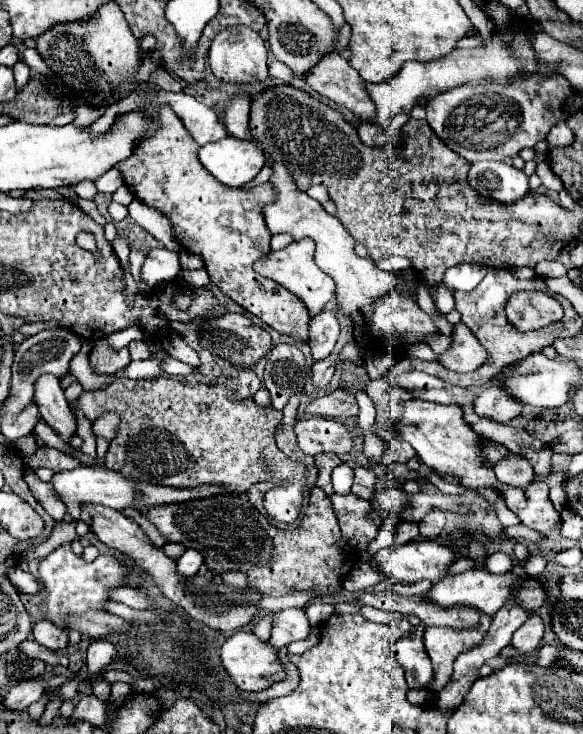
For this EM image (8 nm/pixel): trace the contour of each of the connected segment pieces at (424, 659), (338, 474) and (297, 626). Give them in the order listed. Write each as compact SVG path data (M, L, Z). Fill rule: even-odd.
M418 625L412 637L402 637L392 645L392 651L406 671L406 683L410 689L430 689L434 681L434 669L424 651L422 635L424 625Z
M342 463L332 471L332 485L334 485L334 493L338 495L348 495L350 487L352 487L352 479L354 479L354 471Z
M280 609L270 613L270 617L274 619L272 623L272 637L270 637L270 645L280 651L284 645L298 641L298 639L306 639L310 633L310 625L308 619L304 615L304 609Z

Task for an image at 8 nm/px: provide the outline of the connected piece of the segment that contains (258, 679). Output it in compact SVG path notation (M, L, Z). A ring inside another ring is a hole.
M234 633L232 637L228 637L220 649L220 659L222 659L222 665L226 669L226 673L230 675L232 683L238 687L238 689L244 689L244 691L262 691L266 689L268 685L272 685L274 681L280 681L284 679L284 665L282 661L278 659L276 651L268 645L268 643L262 643L256 635L252 633Z

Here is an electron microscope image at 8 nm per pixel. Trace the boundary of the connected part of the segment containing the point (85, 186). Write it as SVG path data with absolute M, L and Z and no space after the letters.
M84 181L84 183L72 183L72 185L68 185L78 197L86 197L86 199L94 199L94 195L96 195L96 187L94 187L94 183L92 181Z

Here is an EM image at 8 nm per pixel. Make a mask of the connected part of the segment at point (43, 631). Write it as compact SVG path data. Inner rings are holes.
M38 621L34 625L32 633L34 633L34 639L40 645L48 647L50 651L62 651L62 649L68 647L68 633L64 629L60 629L60 627L48 623L48 621Z

